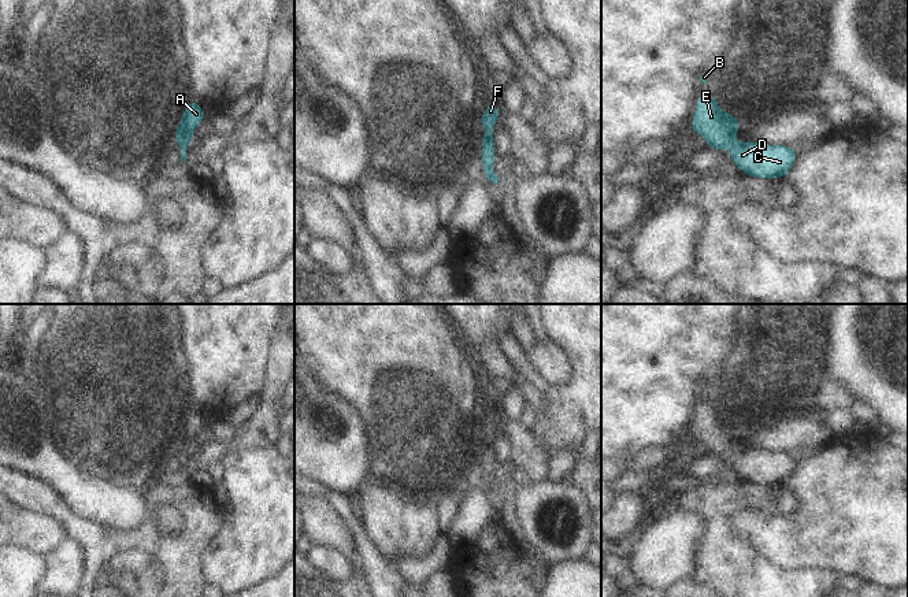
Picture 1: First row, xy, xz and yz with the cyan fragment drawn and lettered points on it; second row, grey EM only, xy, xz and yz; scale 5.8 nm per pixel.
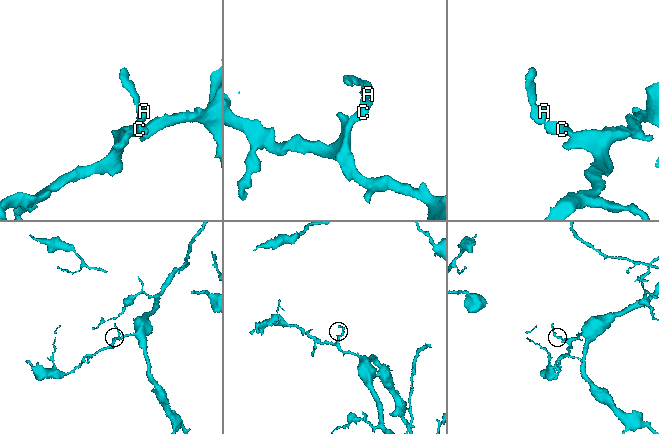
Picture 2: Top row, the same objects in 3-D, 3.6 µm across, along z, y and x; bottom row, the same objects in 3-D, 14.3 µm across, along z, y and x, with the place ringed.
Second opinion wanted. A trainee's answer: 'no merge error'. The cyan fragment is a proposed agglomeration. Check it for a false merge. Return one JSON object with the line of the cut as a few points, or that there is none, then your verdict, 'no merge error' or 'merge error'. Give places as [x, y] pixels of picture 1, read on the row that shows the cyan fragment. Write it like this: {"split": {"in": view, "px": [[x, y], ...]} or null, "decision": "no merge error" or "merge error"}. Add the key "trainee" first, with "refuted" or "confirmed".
{"trainee": "confirmed", "split": null, "decision": "no merge error"}

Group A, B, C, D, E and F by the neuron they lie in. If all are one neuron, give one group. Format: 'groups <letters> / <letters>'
groups A B C D E F

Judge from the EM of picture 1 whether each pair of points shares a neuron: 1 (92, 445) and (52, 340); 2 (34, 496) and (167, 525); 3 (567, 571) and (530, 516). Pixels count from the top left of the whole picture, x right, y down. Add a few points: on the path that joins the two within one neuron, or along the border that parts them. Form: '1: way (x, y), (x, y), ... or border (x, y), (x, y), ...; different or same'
1: way (86, 419), (71, 390), (70, 366); same
2: border (155, 511), (163, 507), (173, 507), (184, 522); different
3: border (582, 557), (578, 560), (564, 559), (548, 564); different

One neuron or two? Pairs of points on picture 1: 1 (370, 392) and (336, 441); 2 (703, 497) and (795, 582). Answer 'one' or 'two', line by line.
1: two
2: one

